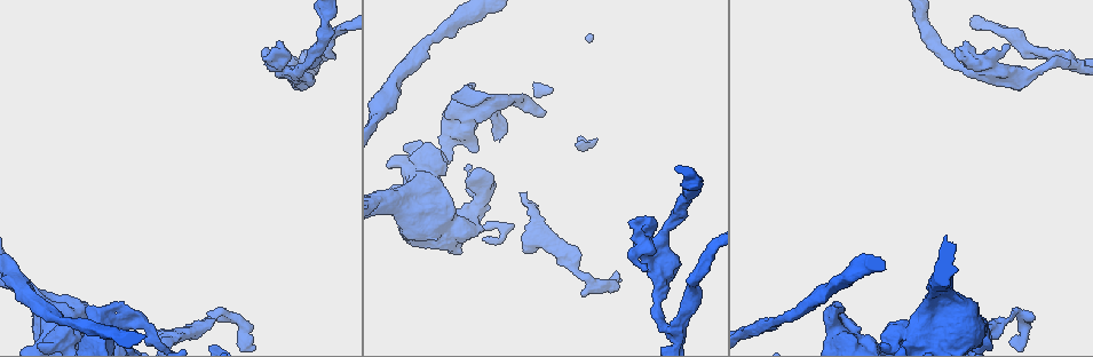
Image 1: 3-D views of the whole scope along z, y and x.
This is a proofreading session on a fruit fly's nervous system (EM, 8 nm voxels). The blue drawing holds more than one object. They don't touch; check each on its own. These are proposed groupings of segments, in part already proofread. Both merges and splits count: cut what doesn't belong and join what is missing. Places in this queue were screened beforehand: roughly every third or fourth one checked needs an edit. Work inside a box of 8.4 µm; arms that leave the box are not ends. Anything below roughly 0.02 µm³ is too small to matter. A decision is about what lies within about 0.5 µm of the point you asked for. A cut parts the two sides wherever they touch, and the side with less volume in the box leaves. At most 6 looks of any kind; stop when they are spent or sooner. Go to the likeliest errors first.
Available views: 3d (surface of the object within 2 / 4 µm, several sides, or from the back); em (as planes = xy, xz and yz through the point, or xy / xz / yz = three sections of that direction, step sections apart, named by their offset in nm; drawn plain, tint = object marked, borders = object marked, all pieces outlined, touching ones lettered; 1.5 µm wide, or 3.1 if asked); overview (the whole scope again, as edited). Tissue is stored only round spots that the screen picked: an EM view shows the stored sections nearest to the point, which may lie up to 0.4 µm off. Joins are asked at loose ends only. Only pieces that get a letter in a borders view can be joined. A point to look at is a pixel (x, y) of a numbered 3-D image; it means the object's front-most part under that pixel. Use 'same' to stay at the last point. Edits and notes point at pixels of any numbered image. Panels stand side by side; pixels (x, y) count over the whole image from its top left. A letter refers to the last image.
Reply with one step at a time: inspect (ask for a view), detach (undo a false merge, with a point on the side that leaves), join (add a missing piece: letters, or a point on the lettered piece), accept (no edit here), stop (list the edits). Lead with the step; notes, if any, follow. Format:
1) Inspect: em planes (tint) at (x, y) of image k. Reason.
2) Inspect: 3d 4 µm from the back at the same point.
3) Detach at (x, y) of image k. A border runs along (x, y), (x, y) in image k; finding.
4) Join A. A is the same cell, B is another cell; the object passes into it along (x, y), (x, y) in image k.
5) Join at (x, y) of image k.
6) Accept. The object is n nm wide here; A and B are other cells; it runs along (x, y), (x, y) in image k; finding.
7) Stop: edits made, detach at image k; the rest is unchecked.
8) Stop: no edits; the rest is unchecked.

Inspect: em yz step 8 (borders) at (277, 41) of image 1. An open end.

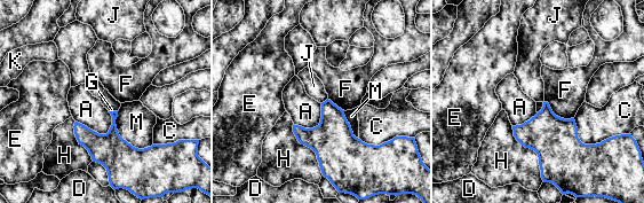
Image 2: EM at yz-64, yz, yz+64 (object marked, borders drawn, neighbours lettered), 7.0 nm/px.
Inspect: em xz step 8 (borders) at the same point.

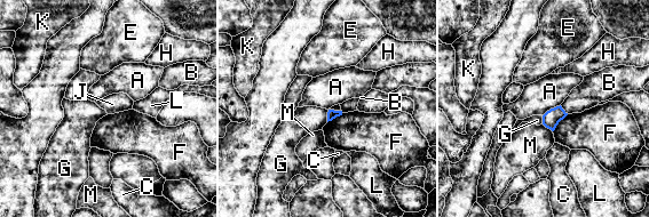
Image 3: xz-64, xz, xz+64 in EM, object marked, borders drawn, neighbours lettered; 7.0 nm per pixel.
Accept. A, B, C, E, F, G, H, J, K, L and M are other cells; a border runs along (560, 104), (551, 107), (543, 115) in image 3; none of them fits.

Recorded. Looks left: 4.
Inspect: em yz step 4 (borders) at (1067, 60) of image 1. A fork.

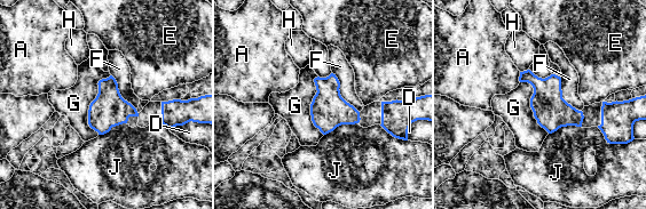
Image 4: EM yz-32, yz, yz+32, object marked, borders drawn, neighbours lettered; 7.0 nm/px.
Accept. A, D, E, F, G, H and J are other cells; a border runs along (110, 74), (88, 110), (97, 134) in image 4; all the same neuron.

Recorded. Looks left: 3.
Inspect: 3d 4 µm at (779, 318) of image 1. Narrows sharply.

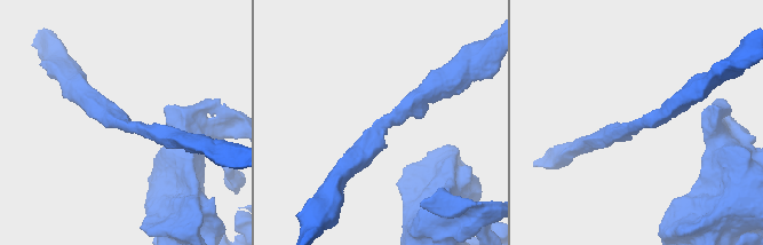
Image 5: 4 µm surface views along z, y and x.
Inspect: em planes (borders) at (390, 122) of image 5. The arms are 280, 300 nm wide.

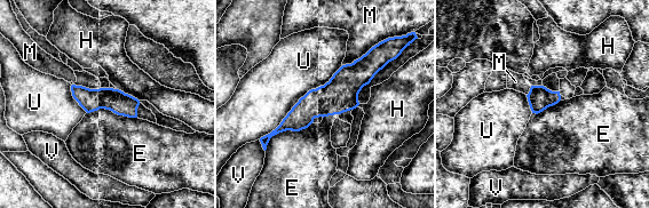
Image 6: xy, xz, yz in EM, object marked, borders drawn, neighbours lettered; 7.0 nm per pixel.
Accept. E, H, M, U and V are other cells; it runs along (378, 63), (266, 140) in image 6; one neuron here.

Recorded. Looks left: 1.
Stop: no edits; the rest is unchecked.

